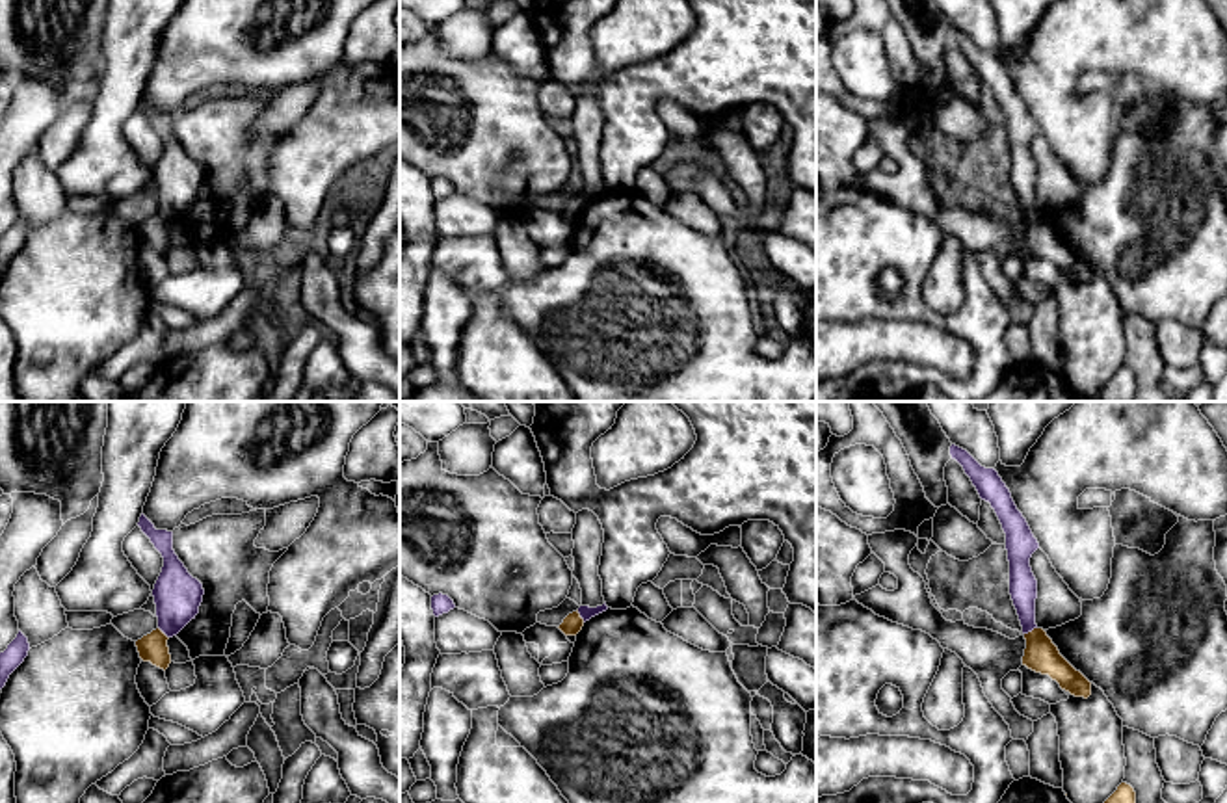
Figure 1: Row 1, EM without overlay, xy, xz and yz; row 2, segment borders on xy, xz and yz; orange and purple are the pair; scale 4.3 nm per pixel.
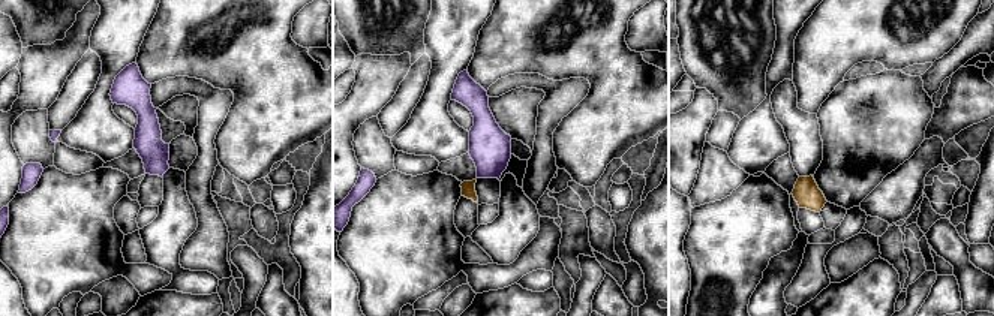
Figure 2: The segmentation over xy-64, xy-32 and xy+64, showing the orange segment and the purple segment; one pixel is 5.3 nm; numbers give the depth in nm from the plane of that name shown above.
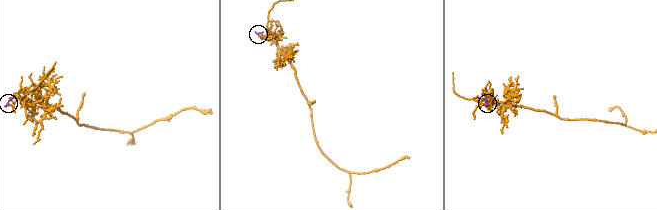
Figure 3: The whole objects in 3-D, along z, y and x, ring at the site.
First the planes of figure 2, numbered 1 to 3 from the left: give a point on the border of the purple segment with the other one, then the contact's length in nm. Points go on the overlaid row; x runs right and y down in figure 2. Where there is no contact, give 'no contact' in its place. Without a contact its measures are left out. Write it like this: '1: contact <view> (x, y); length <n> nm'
1: no contact
2: no contact
3: no contact

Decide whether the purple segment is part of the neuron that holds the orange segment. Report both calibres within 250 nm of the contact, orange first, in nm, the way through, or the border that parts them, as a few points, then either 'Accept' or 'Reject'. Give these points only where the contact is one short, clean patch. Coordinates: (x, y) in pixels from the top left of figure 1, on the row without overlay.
Thickness 90 nm (orange) against 60 nm. Boundary: xz (577, 194), (584, 205). Reject

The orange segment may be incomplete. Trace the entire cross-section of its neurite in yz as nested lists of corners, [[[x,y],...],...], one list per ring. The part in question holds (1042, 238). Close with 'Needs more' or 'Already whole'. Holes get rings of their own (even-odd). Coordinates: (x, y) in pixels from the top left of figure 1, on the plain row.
[[[1034,212],[1024,217],[1024,223],[1022,249],[1036,257],[1049,258],[1062,273],[1075,281],[1088,283],[1091,279],[1091,266],[1060,238],[1043,212]]]. Already whole

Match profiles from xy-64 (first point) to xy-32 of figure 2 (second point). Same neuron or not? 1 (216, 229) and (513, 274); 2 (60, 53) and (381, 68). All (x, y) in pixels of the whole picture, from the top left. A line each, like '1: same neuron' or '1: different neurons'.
1: same neuron
2: same neuron

